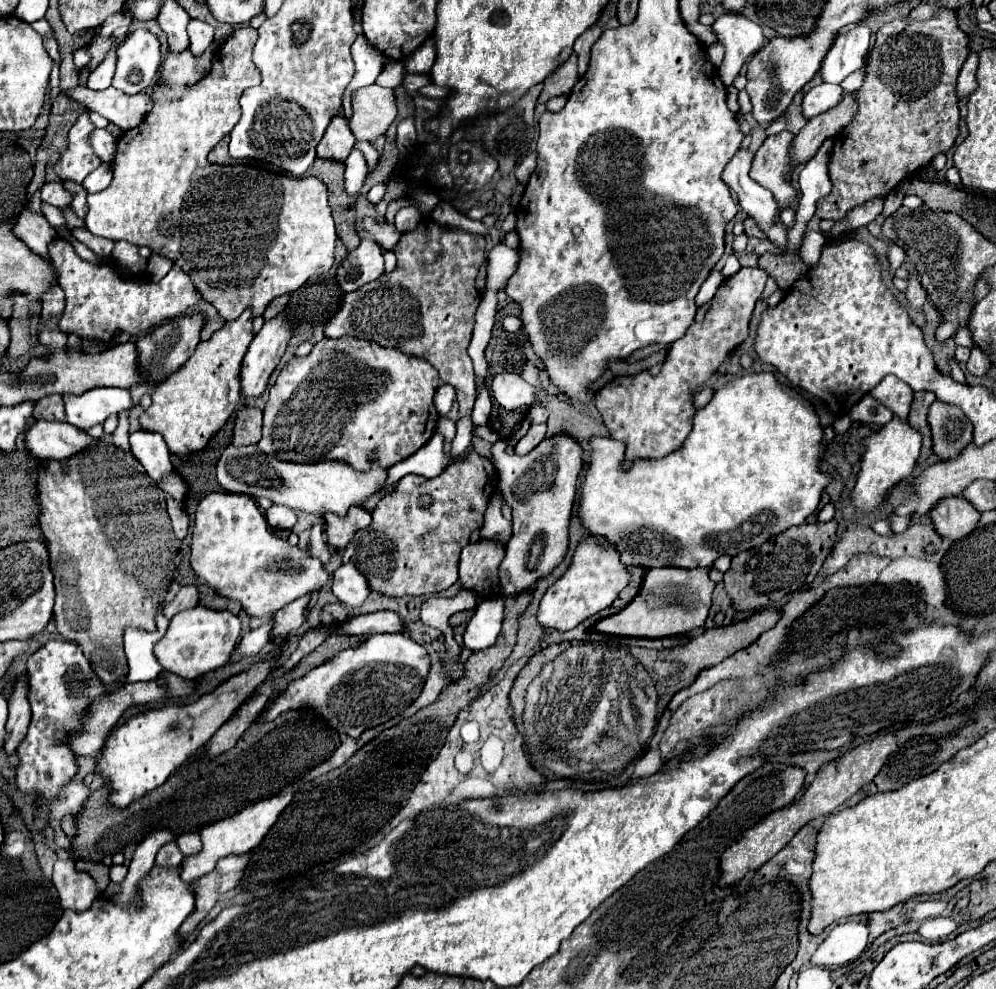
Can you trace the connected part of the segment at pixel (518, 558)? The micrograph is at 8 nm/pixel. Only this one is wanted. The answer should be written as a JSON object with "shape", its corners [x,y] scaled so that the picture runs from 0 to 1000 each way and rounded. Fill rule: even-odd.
{"shape":[[[556,441],[544,445],[532,459],[508,459],[508,448],[494,449],[496,471],[502,479],[502,495],[508,510],[514,514],[514,546],[508,550],[508,560],[502,570],[502,601],[518,603],[532,597],[542,584],[550,582],[570,558],[570,532],[578,506],[580,483],[586,471],[584,453],[572,441]]]}

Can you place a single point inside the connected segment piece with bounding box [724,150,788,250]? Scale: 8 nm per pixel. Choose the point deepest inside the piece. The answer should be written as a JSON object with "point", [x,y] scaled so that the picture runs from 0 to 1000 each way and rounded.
{"point":[760,204]}

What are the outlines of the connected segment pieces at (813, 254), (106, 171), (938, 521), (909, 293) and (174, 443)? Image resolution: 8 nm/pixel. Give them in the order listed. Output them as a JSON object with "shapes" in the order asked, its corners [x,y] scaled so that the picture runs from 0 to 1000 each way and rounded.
{"shapes":[[[[811,233],[807,237],[803,259],[811,271],[815,271],[821,265],[821,259],[823,259],[823,253],[827,247],[829,247],[829,239],[823,233]]],[[[100,166],[96,172],[92,172],[84,180],[82,188],[88,195],[97,195],[104,192],[110,186],[110,182],[112,182],[112,168],[110,166]]],[[[966,502],[947,504],[934,516],[934,522],[940,538],[954,546],[972,542],[984,526],[984,518]]],[[[914,275],[914,281],[912,281],[912,291],[910,291],[910,301],[914,305],[916,311],[920,313],[926,313],[926,307],[930,303],[930,293],[924,289],[924,283]]],[[[245,313],[239,324],[227,326],[209,346],[201,346],[193,362],[153,396],[153,408],[141,421],[141,433],[163,439],[171,459],[179,463],[205,455],[241,408],[241,370],[253,342],[253,313]]]]}

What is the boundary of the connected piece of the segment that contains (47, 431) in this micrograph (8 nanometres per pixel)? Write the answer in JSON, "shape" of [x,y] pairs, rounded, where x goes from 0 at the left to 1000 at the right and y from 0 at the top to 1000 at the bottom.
{"shape":[[[38,425],[26,433],[24,447],[34,463],[64,465],[94,449],[96,445],[68,427]]]}

